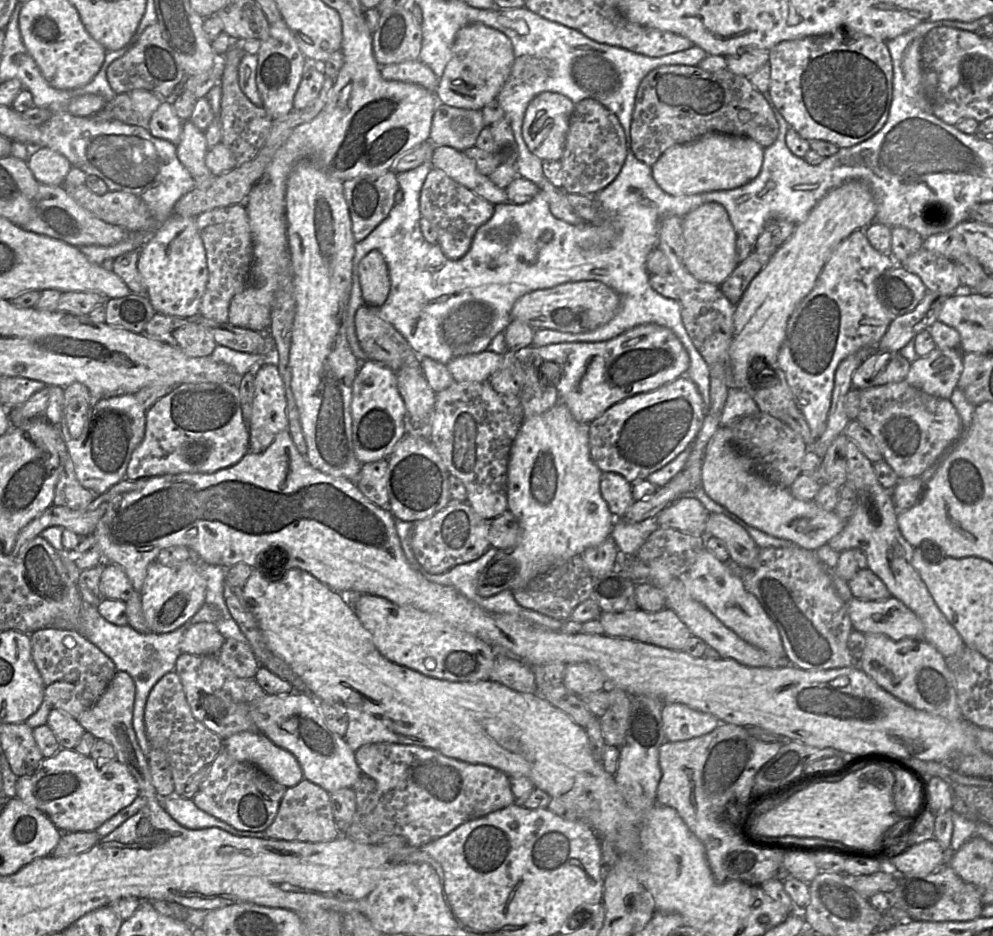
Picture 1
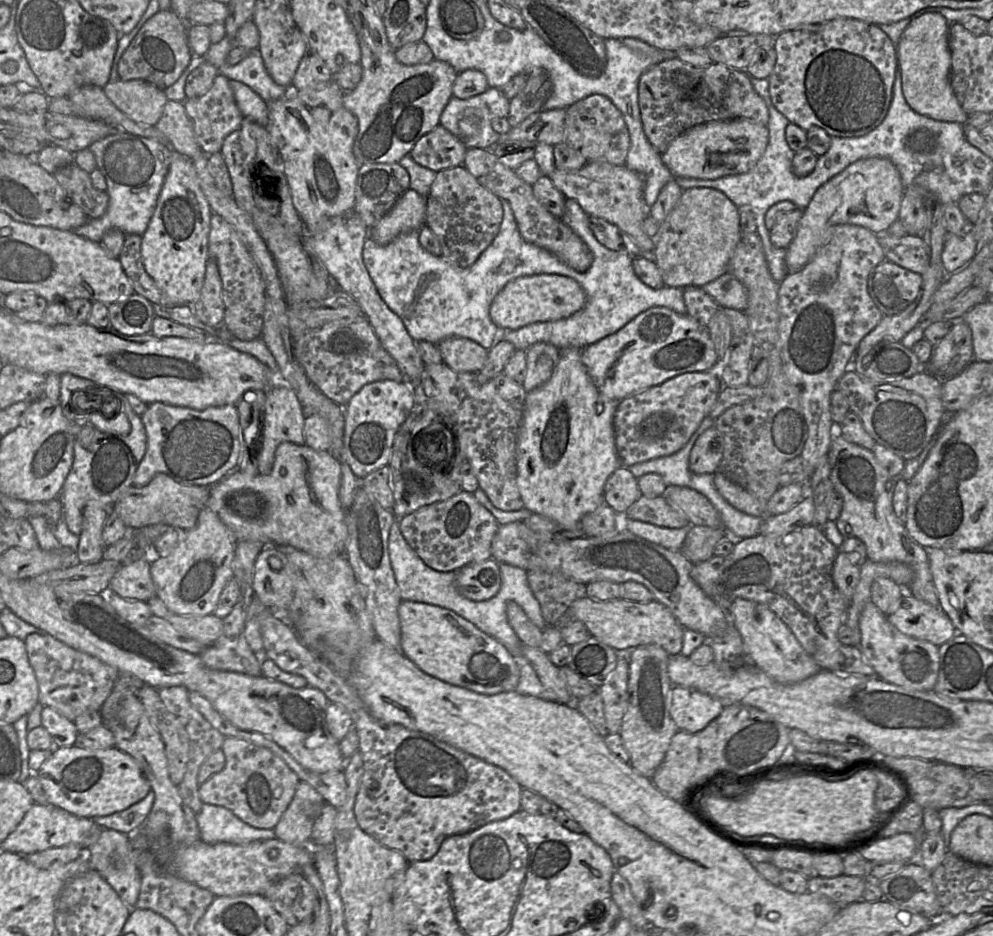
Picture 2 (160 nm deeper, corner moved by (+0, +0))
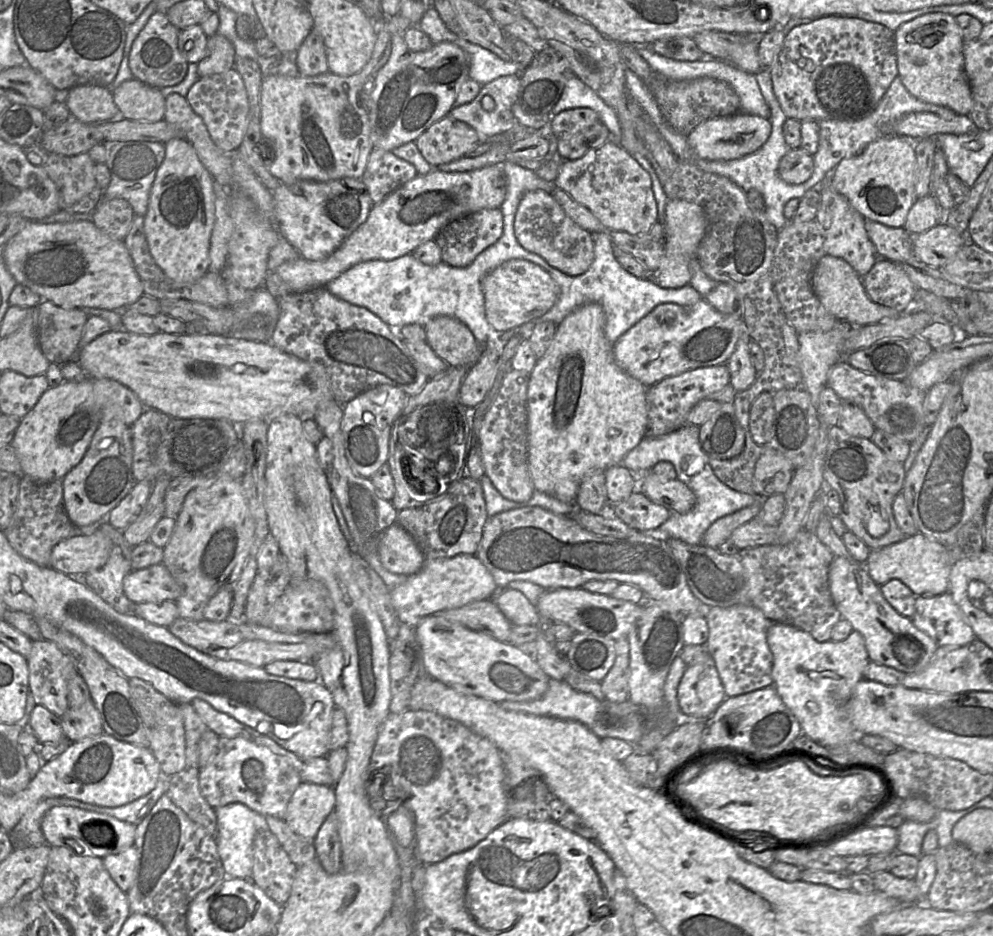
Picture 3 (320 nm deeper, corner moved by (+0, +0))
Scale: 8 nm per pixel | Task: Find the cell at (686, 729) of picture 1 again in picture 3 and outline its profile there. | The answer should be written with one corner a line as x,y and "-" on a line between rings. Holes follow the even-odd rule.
708,650
703,661
686,667
678,686
677,699
679,707
686,718
693,720
708,719
726,699
714,660

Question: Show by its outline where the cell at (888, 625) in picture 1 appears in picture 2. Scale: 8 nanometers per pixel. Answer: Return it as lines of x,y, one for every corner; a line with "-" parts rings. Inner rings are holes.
905,593
889,622
901,633
940,646
952,639
957,630
949,617
940,609

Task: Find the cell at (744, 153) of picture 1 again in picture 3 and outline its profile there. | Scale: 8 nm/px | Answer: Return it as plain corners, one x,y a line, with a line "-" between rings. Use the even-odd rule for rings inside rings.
735,113
705,120
687,134
687,140
695,155
707,160
732,160
759,149
769,138
772,124
762,116

